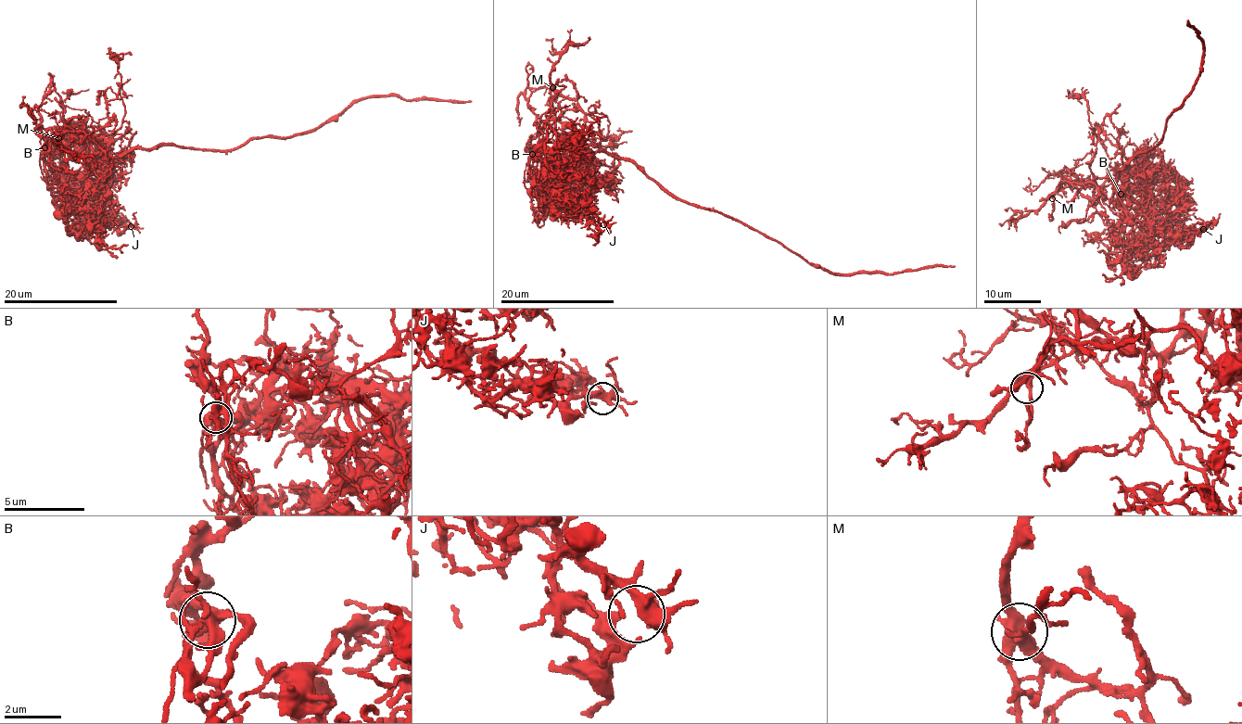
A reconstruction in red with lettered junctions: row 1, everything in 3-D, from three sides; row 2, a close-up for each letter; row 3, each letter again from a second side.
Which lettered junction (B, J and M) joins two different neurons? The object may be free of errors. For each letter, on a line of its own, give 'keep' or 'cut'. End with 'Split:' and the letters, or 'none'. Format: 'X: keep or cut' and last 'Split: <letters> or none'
B: keep
J: keep
M: keep
Split: none

